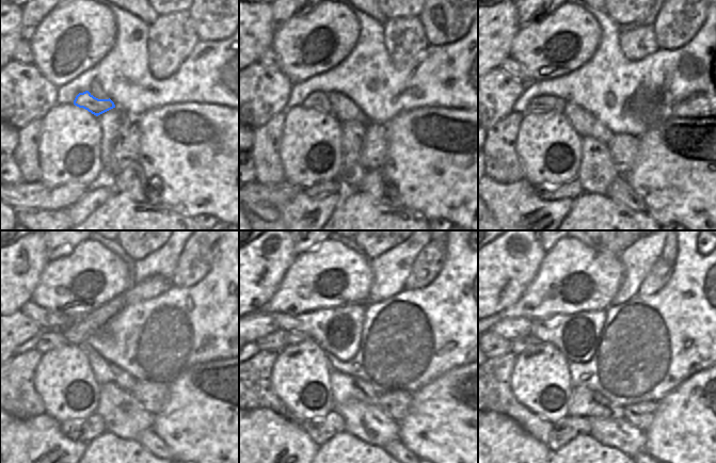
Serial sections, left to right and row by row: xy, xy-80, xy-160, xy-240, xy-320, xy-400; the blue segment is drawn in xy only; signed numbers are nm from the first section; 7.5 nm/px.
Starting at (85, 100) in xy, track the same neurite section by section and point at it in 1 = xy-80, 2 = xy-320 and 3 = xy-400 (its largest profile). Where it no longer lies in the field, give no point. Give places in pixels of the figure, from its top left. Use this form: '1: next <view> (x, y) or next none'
1: next xy-80 (318, 100)
2: next xy-320 (274, 341)
3: next xy-400 (499, 346)

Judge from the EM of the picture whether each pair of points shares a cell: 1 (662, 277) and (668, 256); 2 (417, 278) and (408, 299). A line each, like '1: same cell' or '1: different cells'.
1: different cells
2: different cells

